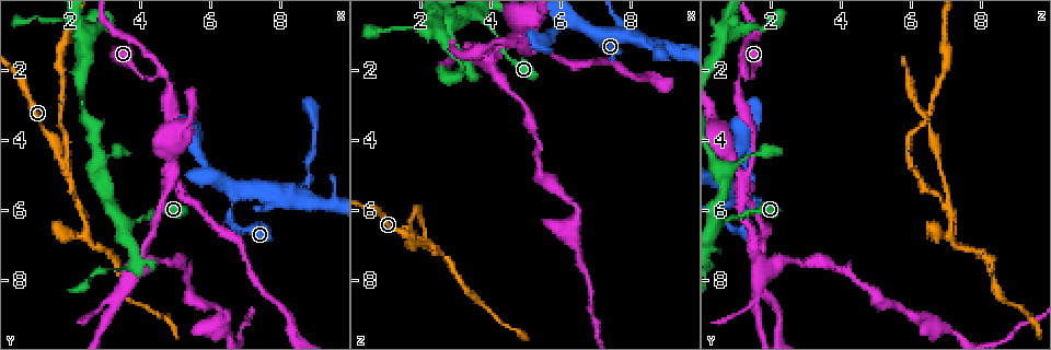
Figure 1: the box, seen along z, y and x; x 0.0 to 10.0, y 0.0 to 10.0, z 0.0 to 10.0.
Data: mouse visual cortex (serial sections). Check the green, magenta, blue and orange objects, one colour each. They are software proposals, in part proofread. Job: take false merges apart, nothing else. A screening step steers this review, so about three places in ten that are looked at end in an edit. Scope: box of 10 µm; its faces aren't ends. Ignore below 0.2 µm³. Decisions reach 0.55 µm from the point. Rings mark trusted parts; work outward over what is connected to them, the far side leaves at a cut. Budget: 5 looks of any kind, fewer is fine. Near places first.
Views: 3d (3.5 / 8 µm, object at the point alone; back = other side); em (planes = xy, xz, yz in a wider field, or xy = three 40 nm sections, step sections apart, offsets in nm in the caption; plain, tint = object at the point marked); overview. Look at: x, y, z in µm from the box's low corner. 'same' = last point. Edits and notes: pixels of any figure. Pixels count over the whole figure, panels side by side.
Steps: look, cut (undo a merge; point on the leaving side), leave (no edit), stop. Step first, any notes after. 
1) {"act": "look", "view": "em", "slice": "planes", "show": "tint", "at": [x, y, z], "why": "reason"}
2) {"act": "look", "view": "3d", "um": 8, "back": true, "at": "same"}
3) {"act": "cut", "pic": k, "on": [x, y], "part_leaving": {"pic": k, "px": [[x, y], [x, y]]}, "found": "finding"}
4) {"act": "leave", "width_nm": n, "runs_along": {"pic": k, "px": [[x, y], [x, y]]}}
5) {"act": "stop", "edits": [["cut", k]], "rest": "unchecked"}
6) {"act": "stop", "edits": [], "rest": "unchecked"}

{"act": "look", "view": "3d", "um": 3.5, "at": [4.65, 2.15, 1.25], "why": "thin neck"}

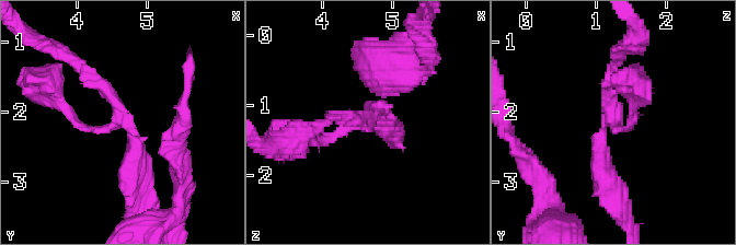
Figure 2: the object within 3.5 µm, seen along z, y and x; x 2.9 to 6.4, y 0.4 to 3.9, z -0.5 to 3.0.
{"act": "look", "view": "em", "slice": "planes", "show": "tint", "at": [4.60, 2.10, 1.20], "why": "shape alone is not enough"}

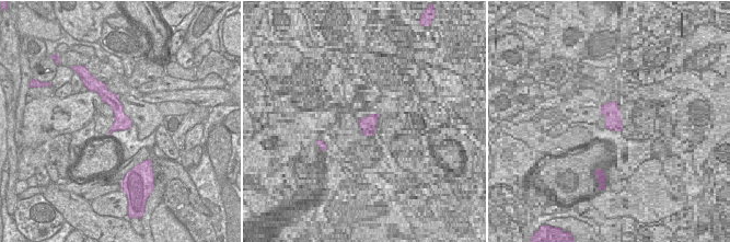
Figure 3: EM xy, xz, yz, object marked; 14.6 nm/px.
{"act": "look", "view": "em", "slice": "xy", "step": 3, "show": "tint", "at": "same", "why": "cut it another way"}

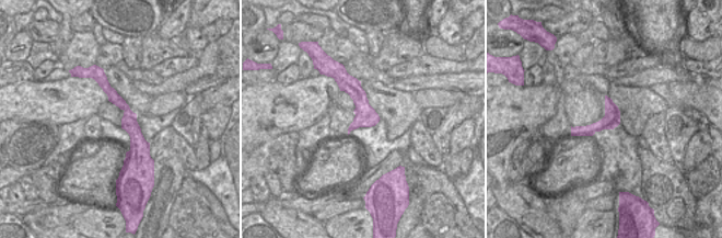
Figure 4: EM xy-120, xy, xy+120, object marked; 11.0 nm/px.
{"act": "leave", "runs_along": {"pic": 4, "px": [[99, 76], [127, 111], [138, 159]]}, "found": "continuous, no second cell"}

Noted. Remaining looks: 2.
{"act": "look", "view": "3d", "um": 3.5, "at": [4.90, 5.10, 1.25], "why": "looks like a crossing"}

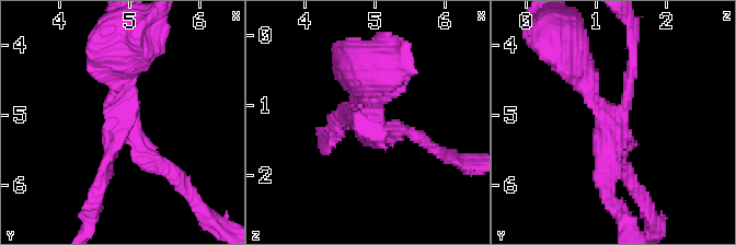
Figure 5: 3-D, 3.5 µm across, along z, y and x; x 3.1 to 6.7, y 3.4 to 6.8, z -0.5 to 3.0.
{"act": "look", "view": "em", "slice": "planes", "show": "tint", "at": [4.90, 5.05, 1.25], "arms": 4, "arm_widths_nm": [150, 150, 200, 250], "why": "shape alone is not enough"}

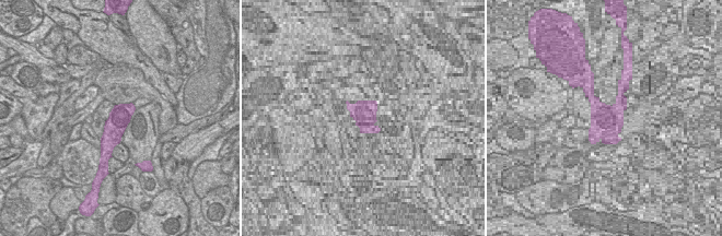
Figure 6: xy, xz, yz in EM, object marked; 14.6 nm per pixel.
{"act": "cut", "pic": 5, "on": [107, 158], "part_leaving": {"pic": 5, "px": [[124, 113], [93, 210]]}, "found": "two cells meet here"}

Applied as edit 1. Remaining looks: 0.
{"act": "stop", "edits": [["cut", 5]], "rest": "unchecked"}

